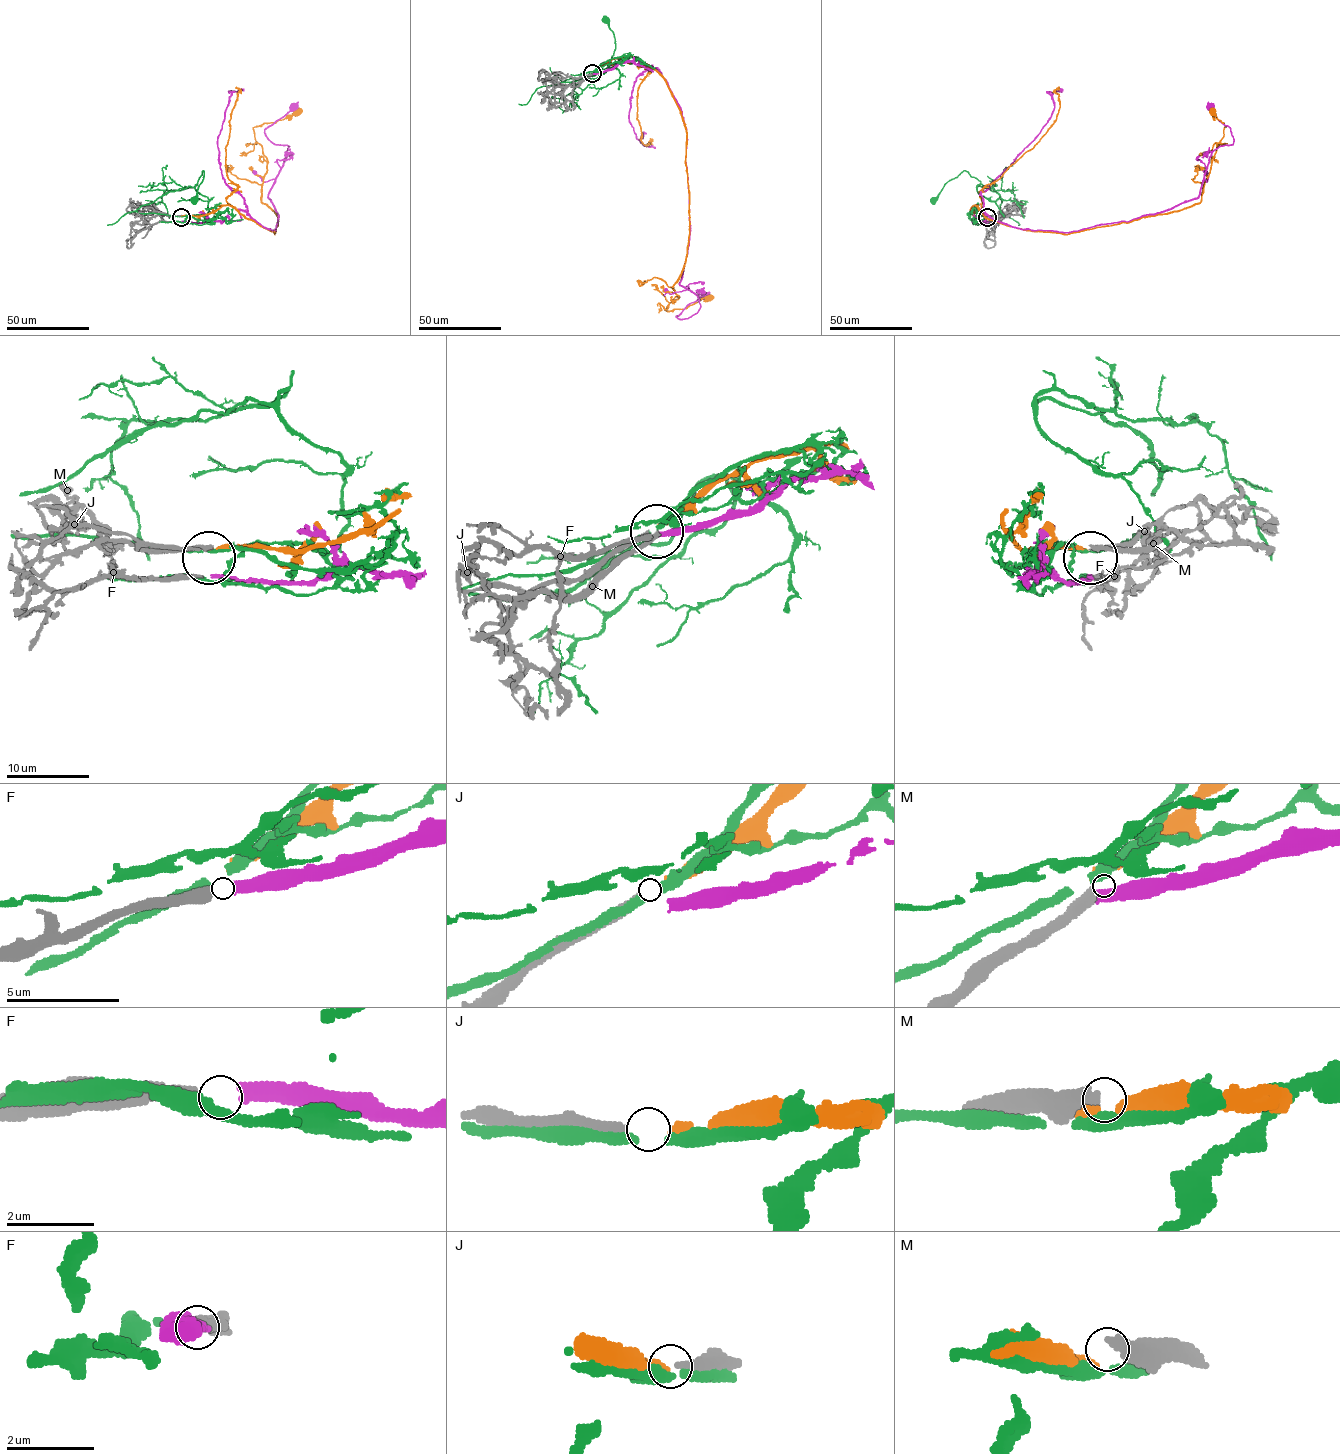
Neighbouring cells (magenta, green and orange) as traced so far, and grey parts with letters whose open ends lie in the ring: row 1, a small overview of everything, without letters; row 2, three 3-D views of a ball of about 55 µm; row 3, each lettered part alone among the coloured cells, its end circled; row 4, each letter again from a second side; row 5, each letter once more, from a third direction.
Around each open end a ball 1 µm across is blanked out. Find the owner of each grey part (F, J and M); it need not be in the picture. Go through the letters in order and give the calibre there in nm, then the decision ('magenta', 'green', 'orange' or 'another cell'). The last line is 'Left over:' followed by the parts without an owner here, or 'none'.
F: 400 nm thick; magenta
J: 240 nm thick; orange
M: 500 nm thick; another cell
Left over: M

